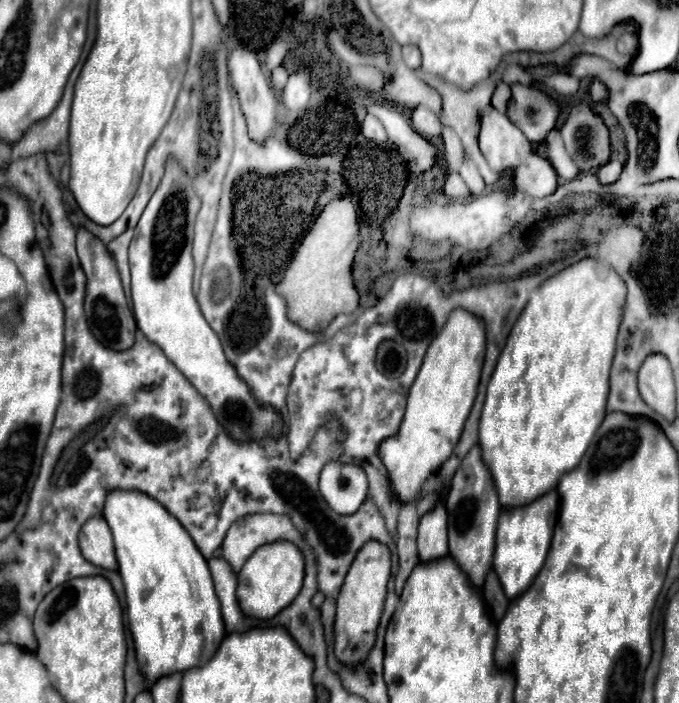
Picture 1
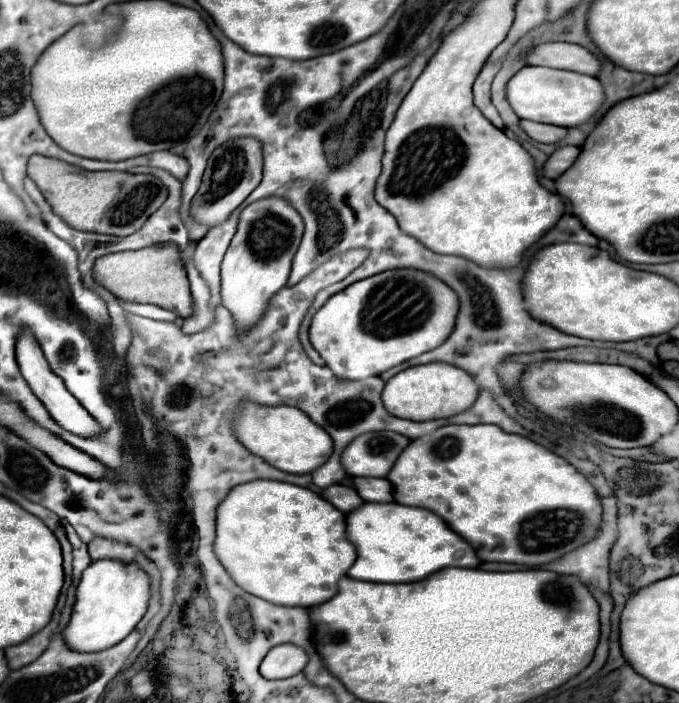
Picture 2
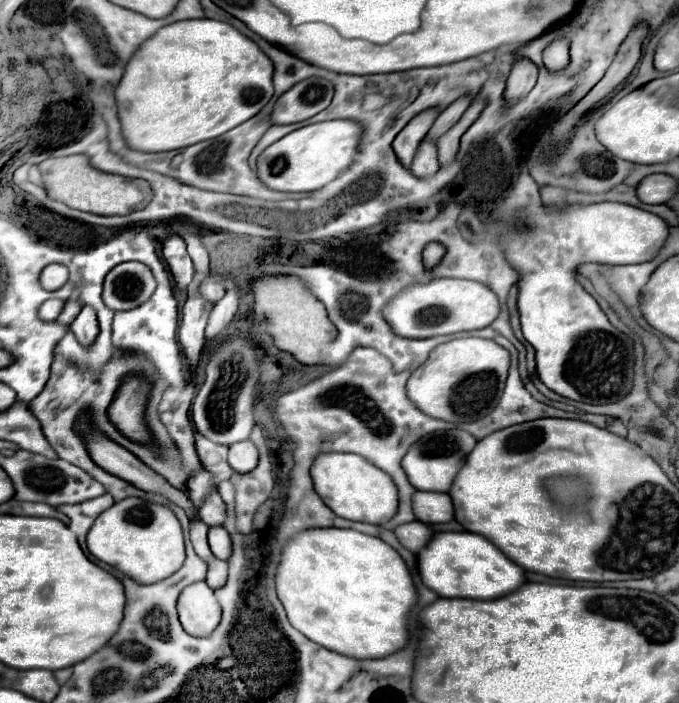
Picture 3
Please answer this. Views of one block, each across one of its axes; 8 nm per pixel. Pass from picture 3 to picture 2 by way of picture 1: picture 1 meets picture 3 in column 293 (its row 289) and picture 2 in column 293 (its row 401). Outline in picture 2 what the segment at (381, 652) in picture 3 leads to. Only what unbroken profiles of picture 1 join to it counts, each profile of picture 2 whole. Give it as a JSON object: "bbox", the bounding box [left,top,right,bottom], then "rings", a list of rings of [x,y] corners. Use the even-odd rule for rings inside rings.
{"bbox":[214,480,354,608],"rings":[[[254,480],[230,490],[218,506],[214,552],[232,580],[246,592],[278,606],[300,608],[312,608],[334,598],[338,580],[354,564],[354,546],[346,540],[346,516],[308,488],[274,480]]]}

